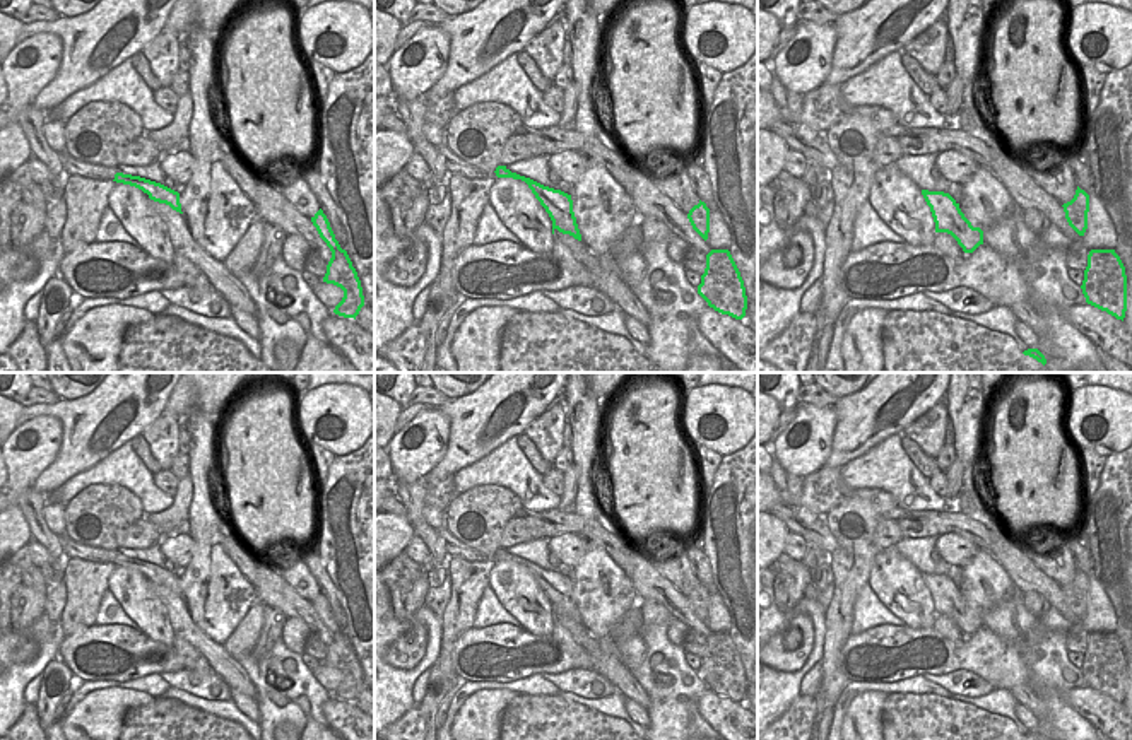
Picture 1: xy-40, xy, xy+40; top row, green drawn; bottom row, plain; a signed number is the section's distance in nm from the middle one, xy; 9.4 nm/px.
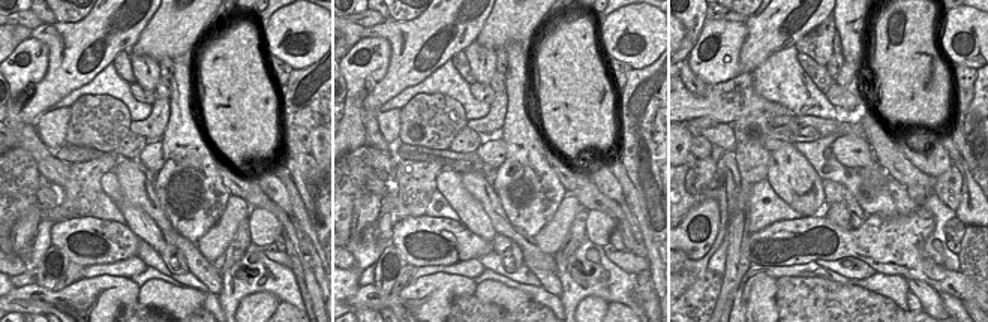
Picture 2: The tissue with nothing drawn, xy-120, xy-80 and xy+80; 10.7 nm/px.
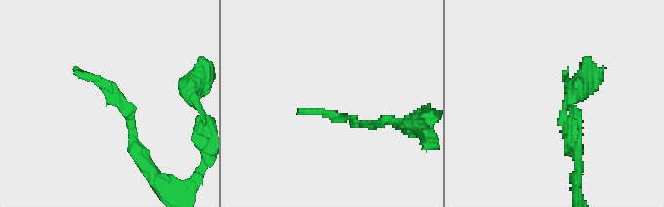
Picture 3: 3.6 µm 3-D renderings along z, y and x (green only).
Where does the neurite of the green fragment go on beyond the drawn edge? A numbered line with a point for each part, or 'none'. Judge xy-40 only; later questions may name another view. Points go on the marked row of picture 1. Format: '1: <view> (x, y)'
1: xy-40 (72, 166).

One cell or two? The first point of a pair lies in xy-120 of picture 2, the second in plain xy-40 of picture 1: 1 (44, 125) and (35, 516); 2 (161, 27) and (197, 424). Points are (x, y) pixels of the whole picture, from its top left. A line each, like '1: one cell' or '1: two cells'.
1: two cells
2: two cells

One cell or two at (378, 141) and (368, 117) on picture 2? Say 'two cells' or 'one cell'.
one cell

